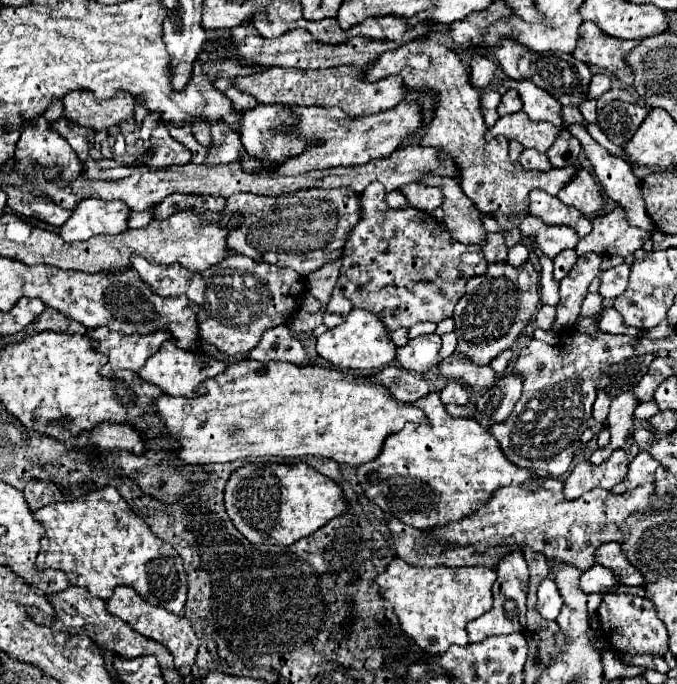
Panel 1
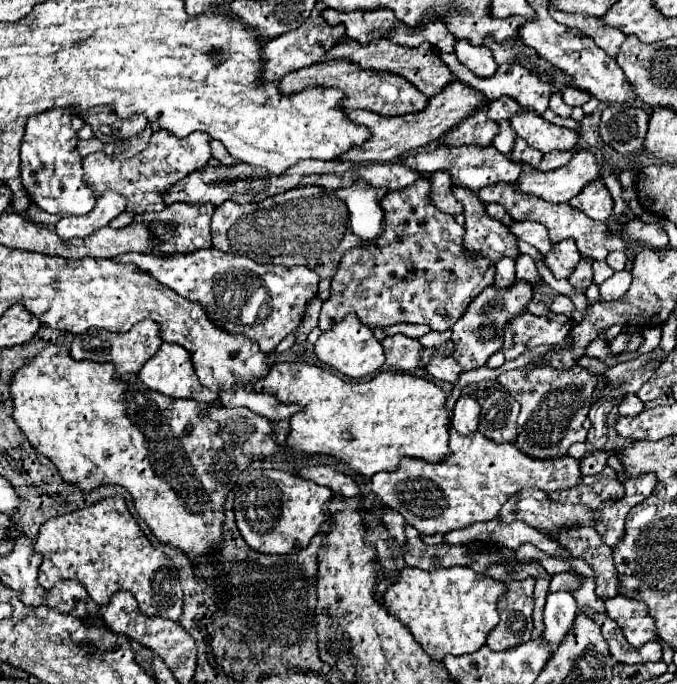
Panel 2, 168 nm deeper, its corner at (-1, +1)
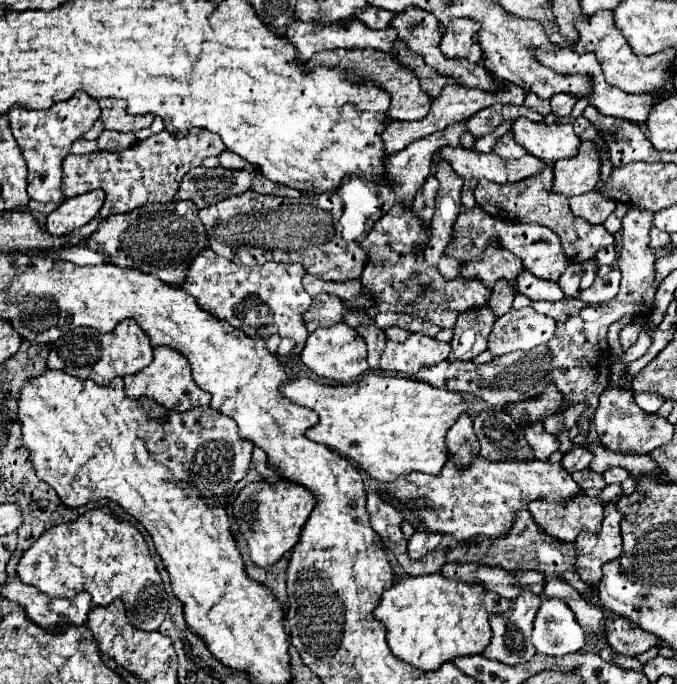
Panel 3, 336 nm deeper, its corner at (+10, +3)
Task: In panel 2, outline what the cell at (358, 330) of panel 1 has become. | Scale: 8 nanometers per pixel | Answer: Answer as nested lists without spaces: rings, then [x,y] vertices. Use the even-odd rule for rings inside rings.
[[[347,315],[343,321],[335,323],[329,331],[325,331],[315,343],[315,355],[321,363],[337,369],[339,373],[343,373],[349,379],[367,377],[371,373],[375,373],[385,363],[381,343],[373,337],[369,327],[359,323],[359,319],[355,315]]]

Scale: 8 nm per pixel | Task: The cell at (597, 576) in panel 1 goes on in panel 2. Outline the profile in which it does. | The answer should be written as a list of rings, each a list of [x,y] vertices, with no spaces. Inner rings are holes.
[[[557,573],[551,577],[551,585],[549,585],[549,591],[575,591],[577,587],[581,585],[581,579],[573,573]]]

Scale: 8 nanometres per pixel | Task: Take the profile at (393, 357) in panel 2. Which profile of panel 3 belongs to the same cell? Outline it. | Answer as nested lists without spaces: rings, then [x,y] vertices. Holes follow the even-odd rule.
[[[370,325],[370,327],[358,327],[356,329],[360,333],[360,337],[364,337],[366,345],[368,345],[368,363],[372,369],[378,369],[380,367],[380,357],[384,353],[384,347],[388,343],[386,335],[382,329],[378,329],[376,325]]]

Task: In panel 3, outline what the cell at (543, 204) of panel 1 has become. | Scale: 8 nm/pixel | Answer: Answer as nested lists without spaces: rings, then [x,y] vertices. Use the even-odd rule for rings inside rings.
[[[546,163],[546,167],[540,173],[530,175],[518,183],[498,185],[498,183],[484,179],[478,183],[474,197],[476,197],[476,203],[492,217],[510,219],[510,221],[518,221],[518,223],[540,223],[540,225],[552,229],[554,233],[560,235],[562,247],[564,247],[564,253],[568,255],[568,259],[576,261],[576,263],[584,263],[588,259],[594,259],[600,249],[614,245],[614,237],[604,229],[604,225],[592,225],[580,217],[574,217],[568,207],[568,199],[564,195],[550,193],[550,183],[542,175],[552,175],[552,167],[554,167],[552,163]]]

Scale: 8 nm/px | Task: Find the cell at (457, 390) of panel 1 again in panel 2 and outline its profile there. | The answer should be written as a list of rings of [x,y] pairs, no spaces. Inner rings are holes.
[[[469,395],[459,397],[455,403],[455,409],[453,409],[453,429],[461,435],[477,433],[479,413],[481,413],[481,407],[473,397],[469,397]]]

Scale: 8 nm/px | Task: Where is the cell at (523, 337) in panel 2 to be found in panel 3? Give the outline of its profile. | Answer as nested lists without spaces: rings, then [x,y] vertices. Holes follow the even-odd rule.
[[[532,307],[510,309],[506,315],[496,319],[494,329],[488,337],[488,349],[492,355],[504,355],[512,351],[530,351],[536,345],[548,343],[556,333],[556,321],[550,317],[536,317],[544,321],[534,321]]]

